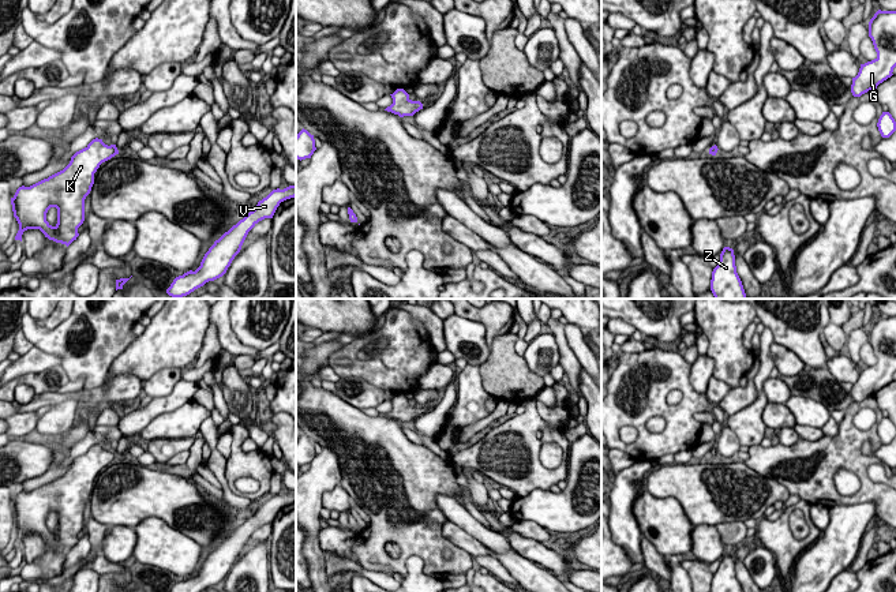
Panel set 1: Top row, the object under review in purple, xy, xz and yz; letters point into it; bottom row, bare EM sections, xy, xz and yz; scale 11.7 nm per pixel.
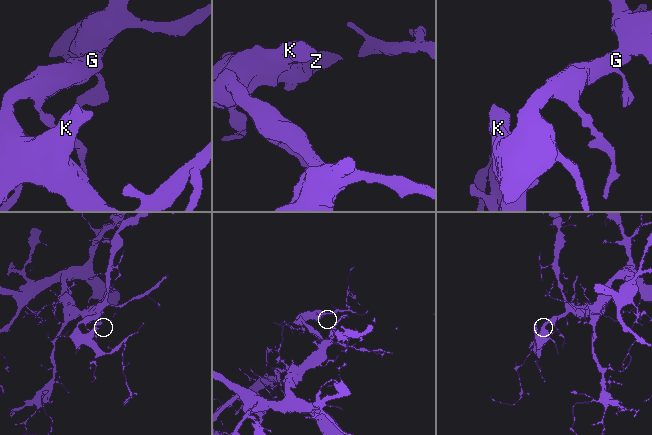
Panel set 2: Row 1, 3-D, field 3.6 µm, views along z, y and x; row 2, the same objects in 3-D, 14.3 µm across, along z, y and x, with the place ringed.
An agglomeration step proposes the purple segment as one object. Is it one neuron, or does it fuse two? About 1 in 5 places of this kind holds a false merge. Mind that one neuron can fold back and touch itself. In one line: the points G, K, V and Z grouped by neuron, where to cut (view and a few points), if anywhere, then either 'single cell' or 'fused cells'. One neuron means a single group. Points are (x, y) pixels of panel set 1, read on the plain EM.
groups G K V Z; cut none; single cell

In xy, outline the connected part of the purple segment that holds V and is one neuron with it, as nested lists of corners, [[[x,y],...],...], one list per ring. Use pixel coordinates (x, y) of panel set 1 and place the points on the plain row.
[[[296,491],[273,495],[256,513],[225,537],[205,559],[200,572],[173,585],[170,592],[203,592],[222,582],[240,558],[248,537],[262,525],[273,524],[281,507],[296,502]]]

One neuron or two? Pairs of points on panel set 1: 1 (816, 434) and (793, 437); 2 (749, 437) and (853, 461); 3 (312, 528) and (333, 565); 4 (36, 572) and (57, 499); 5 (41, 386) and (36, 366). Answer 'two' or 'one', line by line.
1: two
2: two
3: two
4: two
5: two

